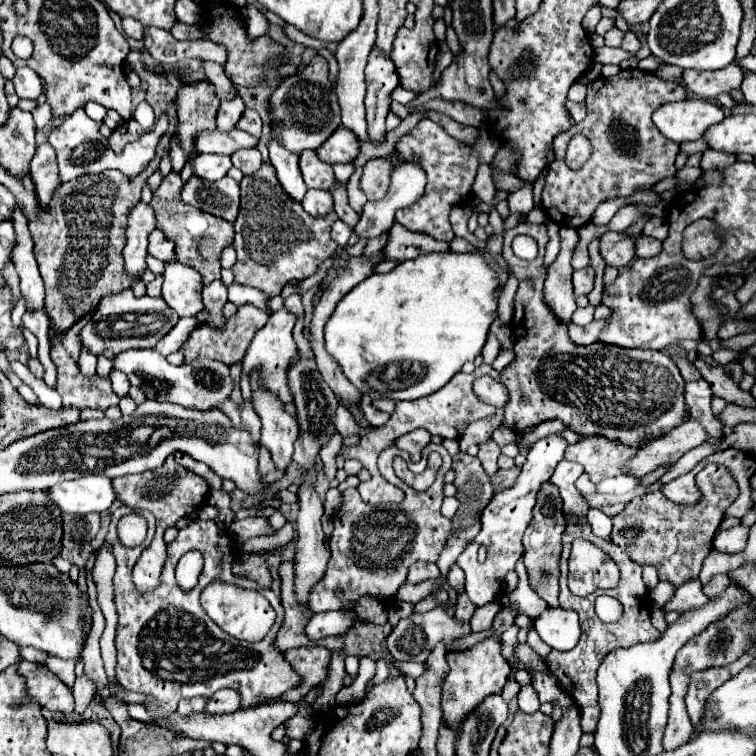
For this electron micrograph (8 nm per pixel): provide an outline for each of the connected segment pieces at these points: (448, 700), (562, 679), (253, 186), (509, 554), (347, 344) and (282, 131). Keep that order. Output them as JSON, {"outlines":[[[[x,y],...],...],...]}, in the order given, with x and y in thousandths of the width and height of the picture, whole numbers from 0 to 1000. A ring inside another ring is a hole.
{"outlines":[[[[677,800],[664,803],[659,808],[659,813],[653,816],[653,824],[651,824],[653,837],[648,843],[630,851],[619,861],[593,864],[595,888],[593,888],[593,893],[587,898],[587,909],[585,909],[585,940],[587,940],[587,956],[593,956],[598,964],[603,964],[608,959],[608,951],[614,951],[614,946],[619,946],[619,940],[624,940],[624,935],[630,935],[630,930],[635,930],[635,925],[664,917],[664,909],[672,901],[677,885],[664,866],[661,837],[667,837],[675,827],[680,827],[680,819],[685,813],[688,811],[680,808]]],[[[754,694],[749,697],[746,708],[743,708],[743,737],[741,737],[741,800],[746,806],[759,806],[767,813],[767,827],[770,827],[770,843],[765,848],[765,853],[757,861],[730,861],[722,872],[722,880],[728,885],[728,890],[738,898],[741,909],[746,914],[751,914],[757,919],[757,925],[762,927],[765,938],[767,938],[767,962],[770,970],[783,970],[788,964],[791,956],[791,906],[788,906],[788,888],[796,877],[796,872],[817,858],[817,856],[836,856],[841,851],[854,851],[854,848],[868,848],[873,845],[873,835],[862,829],[860,824],[860,792],[857,792],[857,779],[849,769],[849,750],[844,745],[839,745],[836,739],[831,739],[831,734],[825,734],[825,729],[820,729],[820,724],[810,721],[807,716],[791,718],[791,724],[796,726],[803,734],[807,734],[810,742],[820,742],[820,771],[817,776],[802,782],[802,787],[817,792],[825,803],[823,816],[815,824],[796,824],[788,811],[786,811],[786,792],[788,790],[762,790],[754,784],[751,774],[749,774],[749,763],[753,759],[751,742],[755,731],[755,721],[759,713],[775,713],[780,718],[788,716],[788,710],[783,708],[778,694]]],[[[357,216],[347,218],[336,231],[325,231],[317,242],[317,253],[317,284],[310,295],[310,329],[315,345],[307,353],[312,374],[362,393],[373,385],[378,372],[415,364],[421,351],[444,332],[447,324],[437,316],[437,300],[447,290],[444,279],[439,276],[431,287],[410,287],[397,269],[376,258]]],[[[733,573],[733,575],[725,575],[714,583],[709,583],[701,591],[698,607],[690,618],[688,631],[680,639],[680,644],[656,652],[651,657],[651,663],[646,665],[646,671],[638,676],[635,705],[627,710],[627,716],[619,721],[619,726],[614,726],[611,737],[603,742],[616,761],[616,787],[630,803],[640,803],[643,798],[653,795],[656,787],[664,784],[667,761],[672,755],[677,755],[683,742],[690,737],[690,729],[693,729],[690,726],[690,708],[704,689],[704,673],[709,668],[709,655],[717,647],[717,642],[722,636],[728,636],[735,615],[746,607],[749,591],[751,591],[751,586],[741,573]],[[635,721],[640,721],[646,729],[640,745],[632,745],[632,739],[630,739],[630,729]]],[[[587,332],[540,343],[516,361],[492,361],[447,401],[429,433],[431,462],[479,522],[489,522],[492,528],[516,525],[524,530],[548,530],[571,522],[585,515],[616,478],[627,478],[630,470],[635,470],[648,430],[656,422],[659,382],[659,361],[646,351],[638,335]],[[542,417],[556,417],[556,422],[542,427]],[[550,478],[563,485],[563,493],[540,512],[526,512],[524,496],[503,496],[503,488],[511,485],[513,491],[529,488],[526,483],[519,485],[521,480],[545,483]]],[[[418,73],[405,89],[399,89],[392,99],[376,104],[362,126],[360,126],[362,152],[370,157],[370,165],[360,171],[376,194],[389,202],[399,202],[402,197],[421,197],[450,165],[450,139],[442,120],[442,112],[434,110],[434,86],[423,73]]]]}

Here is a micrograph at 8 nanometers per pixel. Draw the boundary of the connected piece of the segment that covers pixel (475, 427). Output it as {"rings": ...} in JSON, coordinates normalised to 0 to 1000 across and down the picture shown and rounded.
{"rings":[[[659,544],[659,546],[653,546],[651,552],[643,552],[643,554],[632,554],[632,557],[627,557],[627,560],[622,560],[619,562],[619,567],[614,570],[614,575],[608,578],[608,594],[611,597],[616,597],[624,586],[640,586],[643,583],[643,578],[646,575],[651,575],[651,570],[656,567],[656,565],[661,565],[664,562],[664,557],[667,557],[667,549]]]}

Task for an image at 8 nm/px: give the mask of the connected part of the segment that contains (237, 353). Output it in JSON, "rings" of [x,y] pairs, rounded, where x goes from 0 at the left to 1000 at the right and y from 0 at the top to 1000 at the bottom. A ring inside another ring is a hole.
{"rings":[[[320,403],[315,409],[315,414],[299,425],[296,438],[286,438],[286,435],[280,435],[275,430],[262,430],[254,438],[254,443],[249,446],[249,451],[241,456],[238,464],[246,470],[246,480],[251,480],[251,478],[257,478],[262,472],[278,472],[278,475],[288,475],[288,478],[294,478],[299,483],[310,483],[310,480],[320,478],[320,472],[323,472],[323,467],[325,467],[325,462],[328,462],[336,440],[344,433],[349,433],[349,427],[354,425],[354,419],[357,417],[354,417],[352,409],[341,409],[336,403]]]}

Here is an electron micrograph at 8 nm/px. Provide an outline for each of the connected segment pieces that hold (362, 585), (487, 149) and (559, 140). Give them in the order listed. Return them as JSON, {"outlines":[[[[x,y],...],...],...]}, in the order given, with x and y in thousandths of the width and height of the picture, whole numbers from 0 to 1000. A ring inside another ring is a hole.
{"outlines":[[[[569,589],[574,597],[582,597],[587,612],[577,628],[577,636],[563,649],[548,649],[537,639],[532,639],[521,620],[519,607],[524,591],[511,594],[500,604],[503,626],[511,636],[529,644],[537,657],[524,673],[497,673],[492,668],[484,668],[476,655],[468,652],[452,652],[452,668],[442,681],[442,705],[437,708],[437,724],[439,724],[439,739],[434,745],[434,755],[429,766],[418,774],[418,782],[413,782],[413,806],[418,811],[437,808],[437,806],[452,806],[452,800],[471,795],[479,787],[492,787],[505,798],[521,795],[526,779],[532,771],[537,771],[537,761],[545,745],[550,742],[579,742],[590,710],[595,708],[595,687],[585,684],[582,668],[587,660],[585,652],[585,631],[590,623],[595,623],[598,604],[585,589]]],[[[558,157],[545,173],[534,176],[524,187],[524,200],[534,210],[556,210],[556,216],[566,231],[563,253],[550,269],[524,279],[524,292],[542,306],[566,308],[569,313],[574,313],[579,319],[598,319],[601,308],[598,308],[598,300],[593,292],[595,276],[601,271],[611,271],[611,269],[622,266],[622,255],[624,255],[622,250],[624,250],[627,234],[630,234],[630,226],[638,216],[651,213],[656,194],[661,194],[661,181],[656,181],[656,176],[643,168],[635,171],[635,181],[630,184],[630,189],[611,189],[611,187],[595,181],[579,163],[574,163],[569,157]]],[[[825,91],[807,104],[780,107],[775,126],[775,157],[770,163],[759,163],[749,176],[738,179],[733,189],[735,213],[725,221],[717,250],[717,276],[725,290],[738,298],[770,300],[780,292],[794,266],[831,261],[839,255],[839,247],[865,245],[878,234],[889,234],[894,229],[892,210],[899,192],[881,184],[860,155],[873,139],[902,131],[907,131],[905,115],[844,91]],[[757,176],[772,179],[783,192],[780,210],[765,224],[751,224],[746,216],[746,194],[751,192]]]]}

